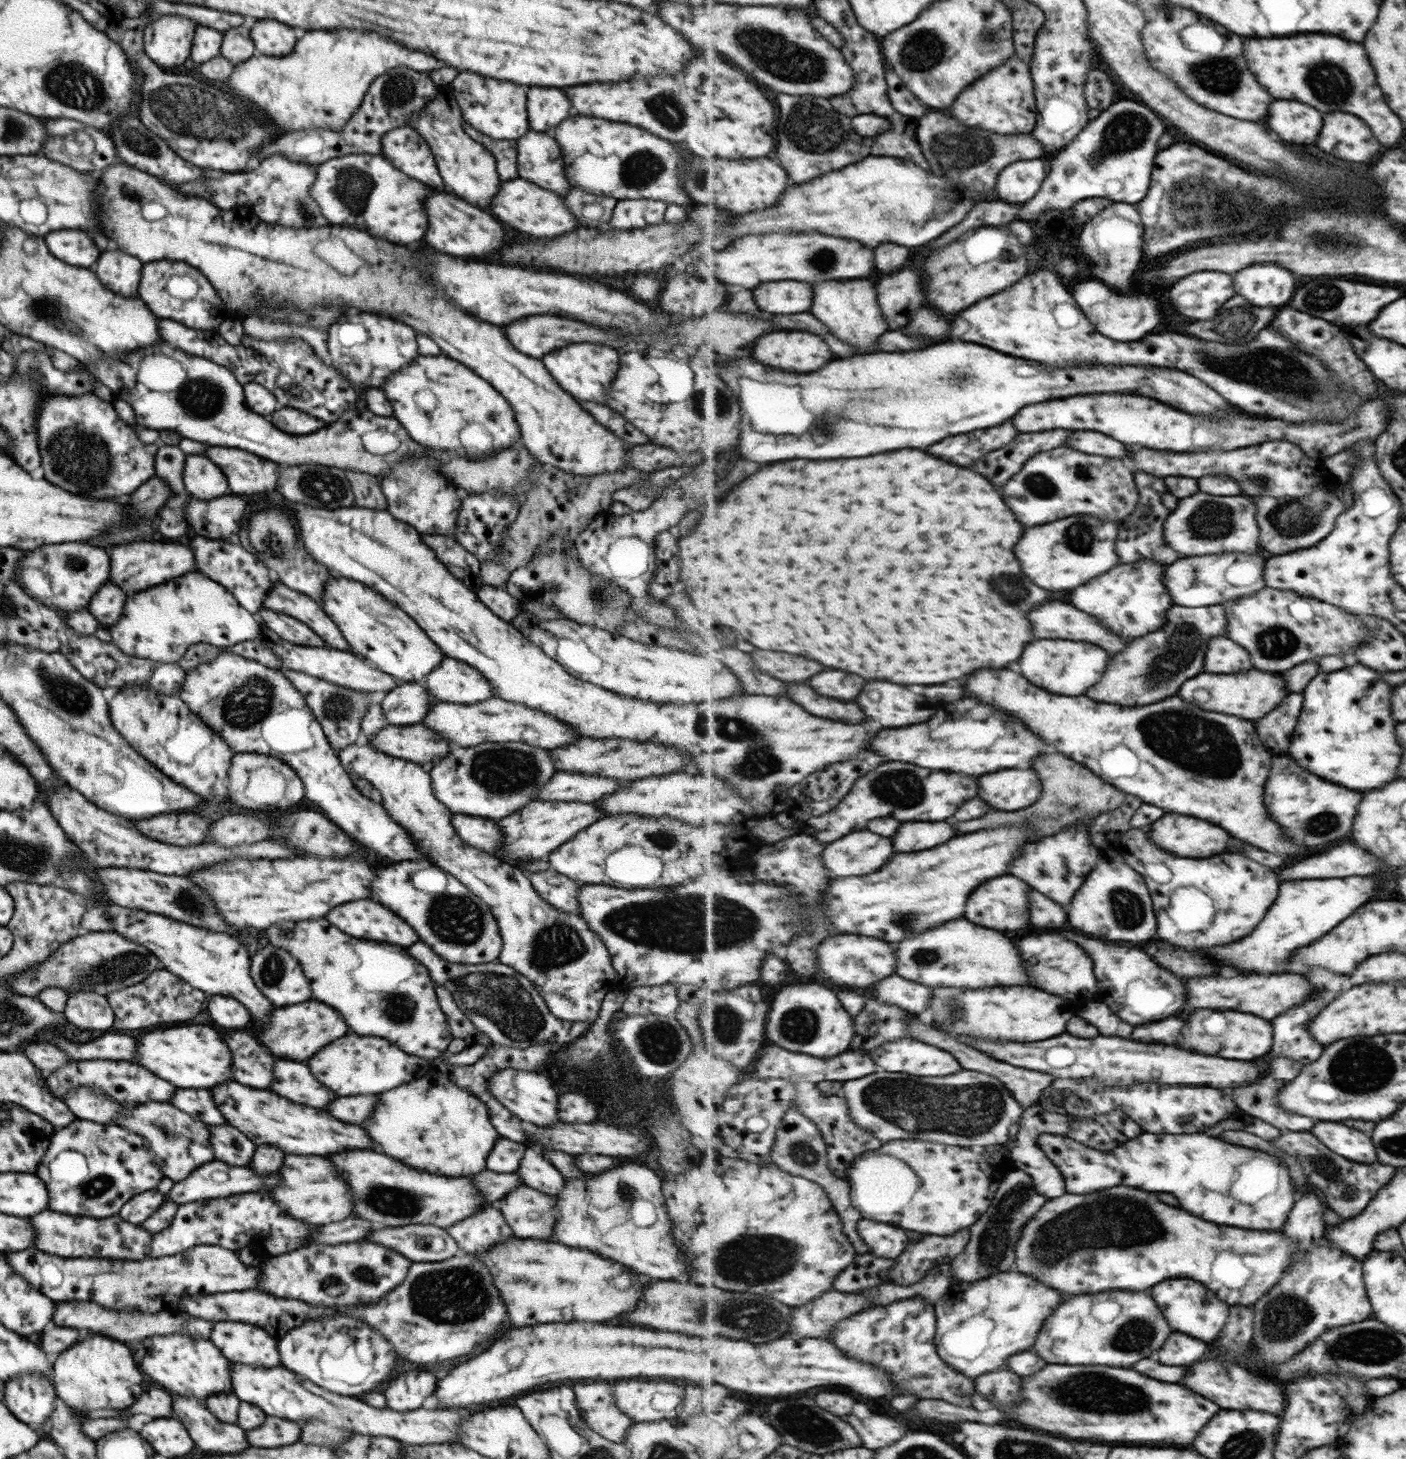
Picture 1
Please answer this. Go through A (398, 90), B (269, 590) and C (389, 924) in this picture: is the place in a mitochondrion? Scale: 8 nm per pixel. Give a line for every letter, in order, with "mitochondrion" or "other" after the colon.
A: mitochondrion
B: other
C: other

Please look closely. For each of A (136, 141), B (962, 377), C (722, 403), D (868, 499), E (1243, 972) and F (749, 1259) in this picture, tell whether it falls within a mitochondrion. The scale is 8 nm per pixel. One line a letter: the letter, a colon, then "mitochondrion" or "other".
A: mitochondrion
B: mitochondrion
C: mitochondrion
D: other
E: other
F: mitochondrion

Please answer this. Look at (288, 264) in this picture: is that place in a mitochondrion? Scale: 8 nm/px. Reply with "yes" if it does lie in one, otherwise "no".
no

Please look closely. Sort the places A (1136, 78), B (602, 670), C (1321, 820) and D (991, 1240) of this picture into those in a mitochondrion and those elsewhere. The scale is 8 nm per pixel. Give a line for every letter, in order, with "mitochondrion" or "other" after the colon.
A: other
B: other
C: mitochondrion
D: mitochondrion

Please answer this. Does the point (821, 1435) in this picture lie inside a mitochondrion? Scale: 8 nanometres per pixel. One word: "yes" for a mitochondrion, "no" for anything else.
yes

